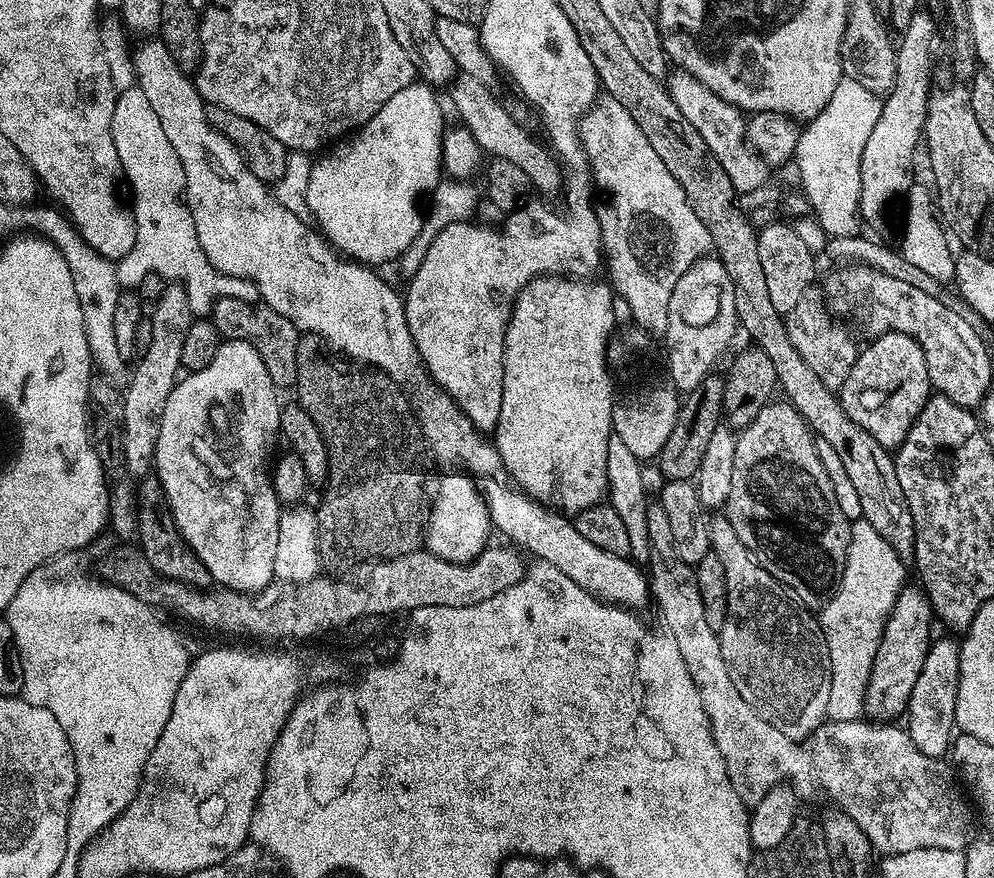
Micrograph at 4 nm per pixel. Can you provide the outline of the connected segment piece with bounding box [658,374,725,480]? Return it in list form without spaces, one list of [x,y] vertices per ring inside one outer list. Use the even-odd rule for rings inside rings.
[[[709,374],[697,388],[683,397],[674,430],[670,430],[670,438],[666,438],[666,446],[662,446],[658,457],[658,465],[668,480],[692,480],[702,466],[702,458],[706,454],[706,446],[710,446],[710,438],[714,438],[714,430],[721,427],[725,377],[716,375]]]

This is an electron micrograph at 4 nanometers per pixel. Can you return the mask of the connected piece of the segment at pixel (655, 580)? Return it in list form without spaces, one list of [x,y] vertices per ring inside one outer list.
[[[652,502],[646,510],[646,517],[650,554],[646,568],[650,573],[651,595],[654,600],[656,596],[660,616],[664,619],[663,627],[670,630],[674,642],[678,642],[678,650],[686,662],[686,670],[690,670],[690,681],[698,693],[703,715],[712,724],[711,743],[716,743],[722,767],[728,771],[730,782],[734,790],[738,790],[742,802],[749,806],[762,802],[762,798],[766,798],[766,794],[775,784],[789,779],[788,772],[800,772],[801,782],[810,791],[825,792],[840,807],[837,809],[843,815],[848,816],[866,832],[874,848],[885,849],[889,858],[923,848],[963,852],[977,835],[976,824],[972,821],[973,805],[962,791],[957,773],[943,759],[922,754],[903,727],[892,722],[869,722],[864,718],[829,719],[820,724],[818,730],[814,730],[808,739],[791,740],[786,738],[786,734],[782,734],[778,726],[764,719],[746,698],[742,698],[742,694],[738,694],[732,675],[728,673],[726,658],[722,658],[717,629],[706,618],[706,606],[702,602],[702,590],[698,590],[696,569],[693,565],[682,562],[674,542],[669,515],[661,504]]]

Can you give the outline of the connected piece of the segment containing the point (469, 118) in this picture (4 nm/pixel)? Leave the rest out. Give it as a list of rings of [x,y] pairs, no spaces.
[[[460,74],[455,77],[452,88],[452,100],[456,103],[456,112],[461,116],[463,127],[470,130],[470,134],[480,144],[481,153],[499,160],[509,160],[528,175],[529,181],[540,188],[547,184],[561,183],[562,172],[552,165],[547,152],[534,140],[528,137],[527,132],[512,118],[511,114],[492,97],[492,92],[480,81],[476,74]]]

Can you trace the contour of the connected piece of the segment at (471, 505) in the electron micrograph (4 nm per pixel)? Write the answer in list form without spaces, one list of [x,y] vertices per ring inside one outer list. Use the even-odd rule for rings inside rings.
[[[459,475],[450,477],[445,484],[443,481],[436,499],[432,501],[431,546],[441,556],[451,557],[452,560],[468,560],[469,557],[479,557],[484,551],[481,541],[490,540],[490,532],[494,527],[492,519],[488,517],[488,506],[477,485],[467,475]]]

